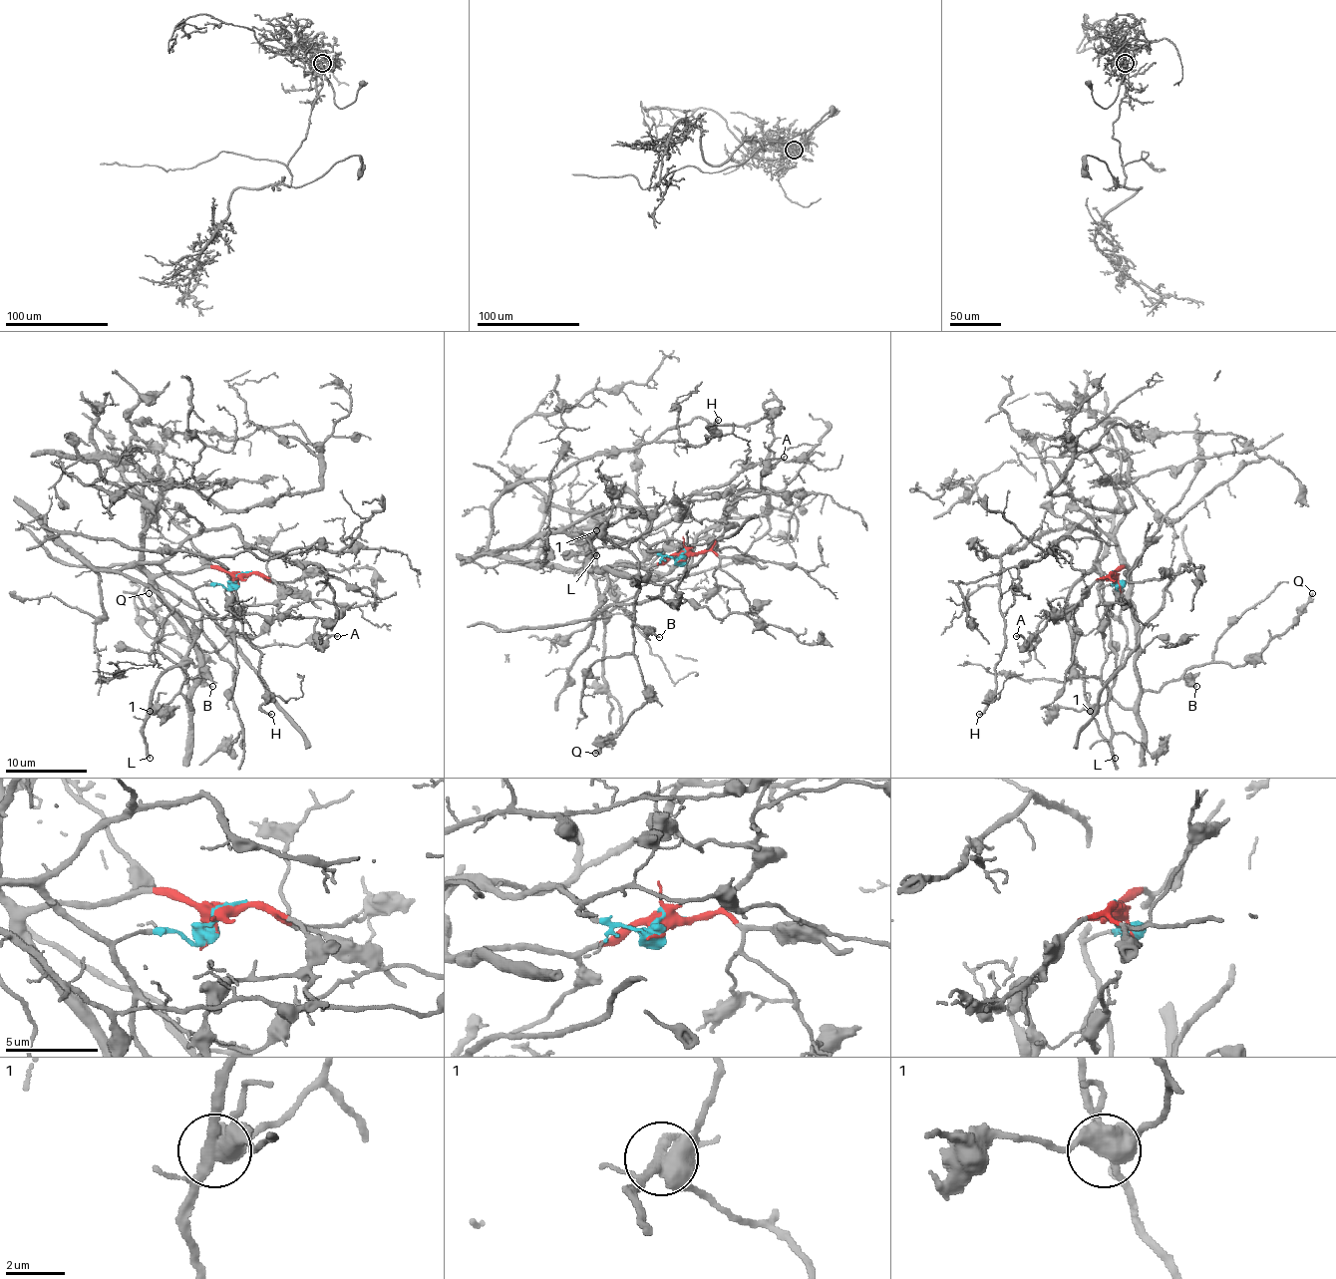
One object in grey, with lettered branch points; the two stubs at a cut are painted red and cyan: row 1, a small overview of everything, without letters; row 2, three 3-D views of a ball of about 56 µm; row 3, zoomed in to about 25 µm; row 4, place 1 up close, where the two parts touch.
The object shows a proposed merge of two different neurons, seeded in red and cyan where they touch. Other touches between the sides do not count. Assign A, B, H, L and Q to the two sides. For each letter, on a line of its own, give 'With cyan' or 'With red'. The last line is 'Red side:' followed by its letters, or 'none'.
A: With red
B: With red
H: With cyan
L: With cyan
Q: With red
Red side: A, B, Q

